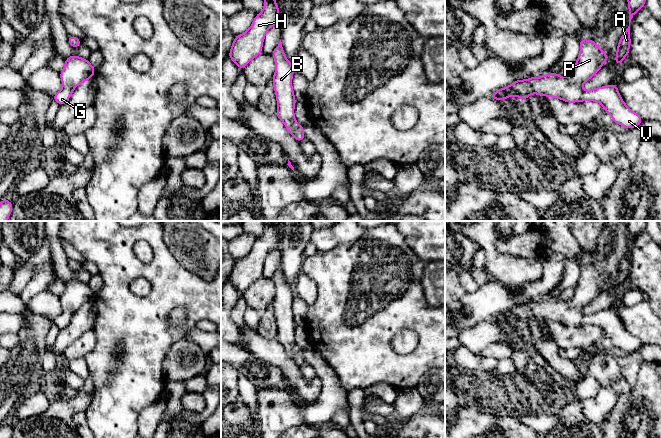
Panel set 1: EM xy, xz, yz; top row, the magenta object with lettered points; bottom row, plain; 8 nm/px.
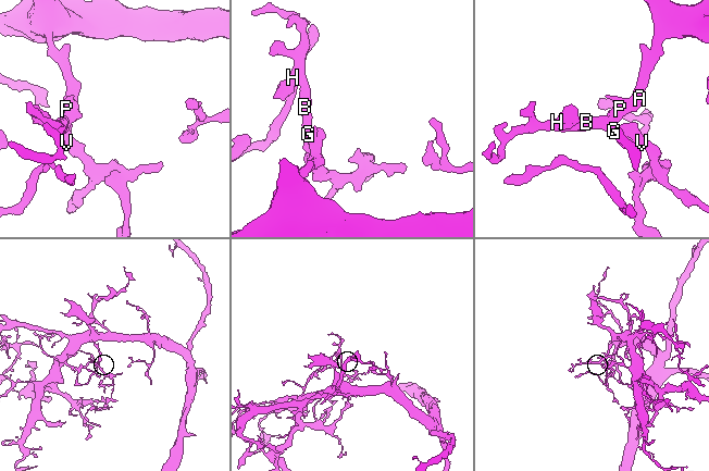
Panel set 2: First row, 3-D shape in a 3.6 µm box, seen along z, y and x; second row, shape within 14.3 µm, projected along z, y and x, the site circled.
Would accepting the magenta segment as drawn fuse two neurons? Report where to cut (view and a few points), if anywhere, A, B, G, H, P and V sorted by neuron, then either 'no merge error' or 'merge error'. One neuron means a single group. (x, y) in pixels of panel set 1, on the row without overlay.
no cut; A B G H P V; no merge error

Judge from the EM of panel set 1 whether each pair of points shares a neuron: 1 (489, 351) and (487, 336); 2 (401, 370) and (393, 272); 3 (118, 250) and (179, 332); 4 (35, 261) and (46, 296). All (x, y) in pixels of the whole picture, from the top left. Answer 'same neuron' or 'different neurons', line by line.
1: different neurons
2: same neuron
3: same neuron
4: different neurons

